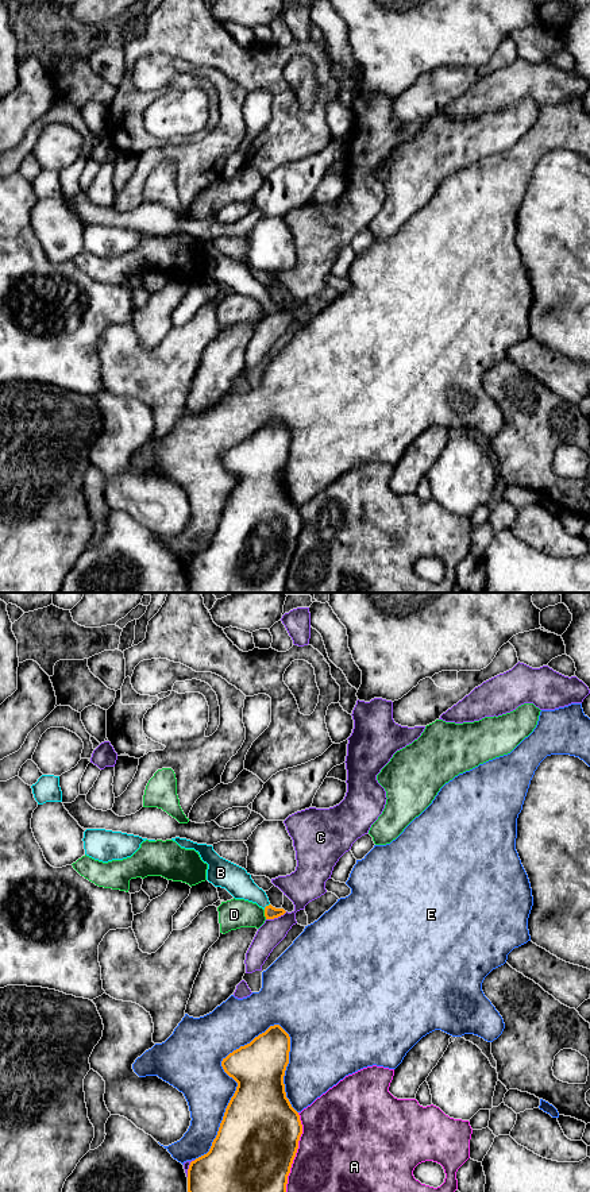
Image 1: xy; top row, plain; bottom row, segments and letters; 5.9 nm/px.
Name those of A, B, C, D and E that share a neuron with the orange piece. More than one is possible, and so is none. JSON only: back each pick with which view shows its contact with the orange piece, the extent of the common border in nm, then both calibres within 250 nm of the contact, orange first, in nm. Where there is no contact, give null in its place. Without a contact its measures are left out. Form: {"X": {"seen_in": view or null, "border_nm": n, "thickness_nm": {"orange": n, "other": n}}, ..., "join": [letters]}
{"B": {"seen_in": "xy", "border_nm": 50, "thickness_nm": {"orange": 80, "other": 160}}, "join": ["B"]}

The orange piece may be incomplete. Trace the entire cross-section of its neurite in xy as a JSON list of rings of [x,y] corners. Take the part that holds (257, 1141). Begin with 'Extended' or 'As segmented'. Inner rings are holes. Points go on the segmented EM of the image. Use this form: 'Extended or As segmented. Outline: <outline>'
As segmented. Outline: [[[274,1025],[223,1058],[224,1072],[238,1087],[209,1152],[189,1165],[188,1192],[286,1192],[302,1134],[300,1115],[286,1098],[284,1084],[289,1052],[289,1034]]]

